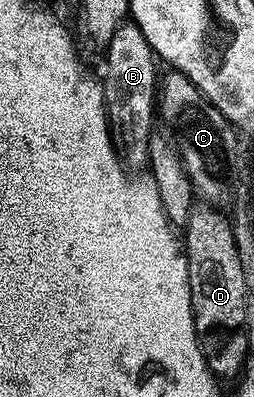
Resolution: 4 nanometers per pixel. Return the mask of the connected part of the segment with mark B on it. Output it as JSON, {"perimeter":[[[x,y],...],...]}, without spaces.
{"perimeter":[[[125,20],[119,24],[104,46],[104,51],[106,78],[104,77],[102,82],[102,91],[106,97],[106,116],[110,119],[110,133],[121,157],[131,167],[145,167],[150,157],[150,135],[156,130],[154,118],[156,122],[156,95],[160,85],[159,59],[148,44],[144,32],[140,32],[133,20]]]}

